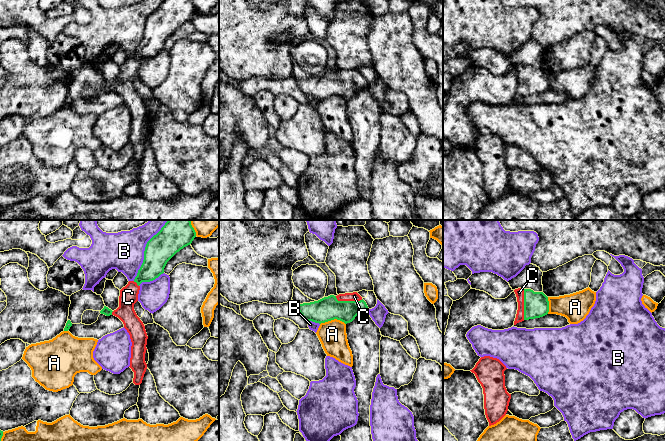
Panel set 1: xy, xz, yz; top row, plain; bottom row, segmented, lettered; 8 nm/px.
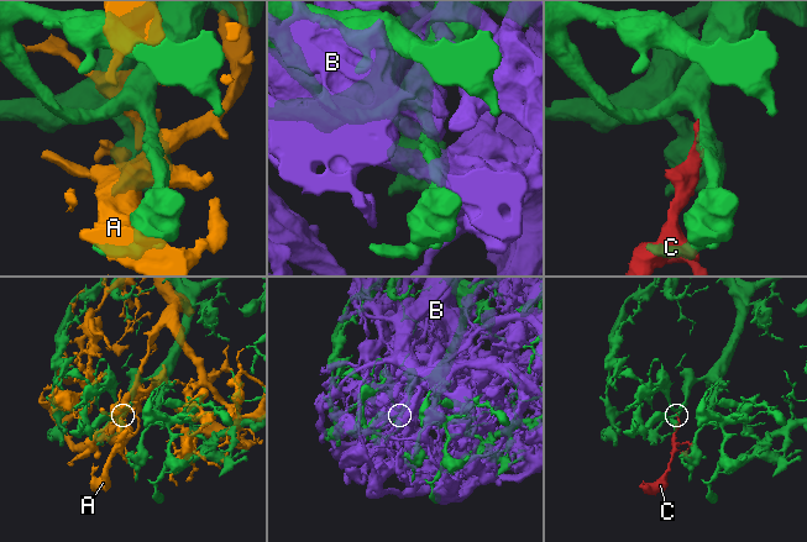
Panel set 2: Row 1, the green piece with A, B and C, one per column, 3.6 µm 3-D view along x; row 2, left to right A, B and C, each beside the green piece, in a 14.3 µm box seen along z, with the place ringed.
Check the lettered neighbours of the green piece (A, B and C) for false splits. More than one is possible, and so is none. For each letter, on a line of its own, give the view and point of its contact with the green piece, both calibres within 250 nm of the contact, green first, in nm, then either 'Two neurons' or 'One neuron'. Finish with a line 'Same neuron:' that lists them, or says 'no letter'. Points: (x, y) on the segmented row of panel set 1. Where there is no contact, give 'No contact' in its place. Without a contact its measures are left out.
A: Touches green at xz (332, 319). Thickness 190 nm (green) against 220 nm. Two neurons
B: Touches green at xy (145, 250). Thickness 240 nm (green) against 320 nm. Two neurons
C: Touches green at yz (524, 304). Thickness 200 nm (green) against 70 nm. One neuron
Same neuron: C

